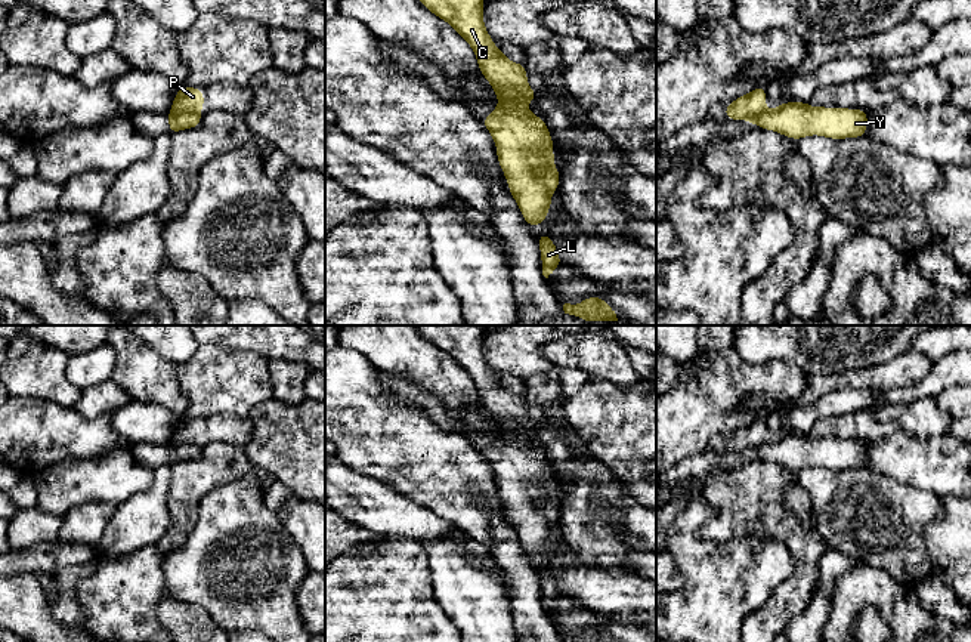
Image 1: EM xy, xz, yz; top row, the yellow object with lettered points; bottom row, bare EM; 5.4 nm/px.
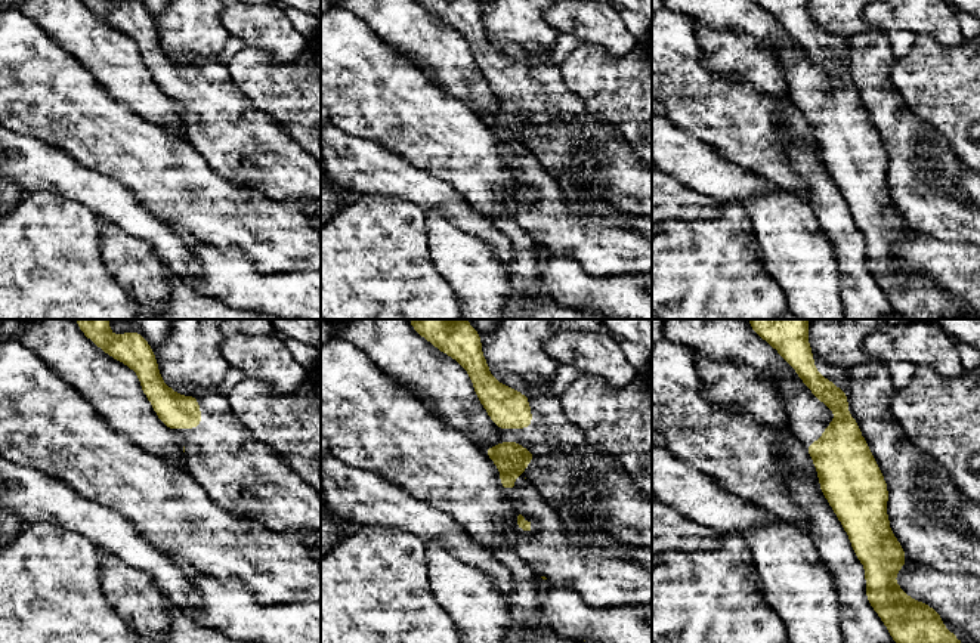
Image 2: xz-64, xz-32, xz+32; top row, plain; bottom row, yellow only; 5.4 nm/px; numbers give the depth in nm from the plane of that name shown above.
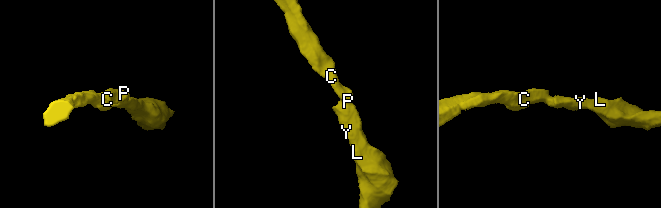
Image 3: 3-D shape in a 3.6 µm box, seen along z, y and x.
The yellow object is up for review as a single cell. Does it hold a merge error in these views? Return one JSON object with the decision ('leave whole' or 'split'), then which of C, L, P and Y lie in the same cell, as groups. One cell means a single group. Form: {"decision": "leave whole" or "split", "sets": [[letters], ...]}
{"decision": "split", "sets": [["C", "P"], ["L", "Y"]]}

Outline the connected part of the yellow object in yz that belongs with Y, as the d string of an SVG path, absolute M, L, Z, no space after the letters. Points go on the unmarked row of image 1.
M782 433L777 439L760 445L751 454L797 472L813 466L838 472L863 469L868 462L868 442L813 439L808 433Z

